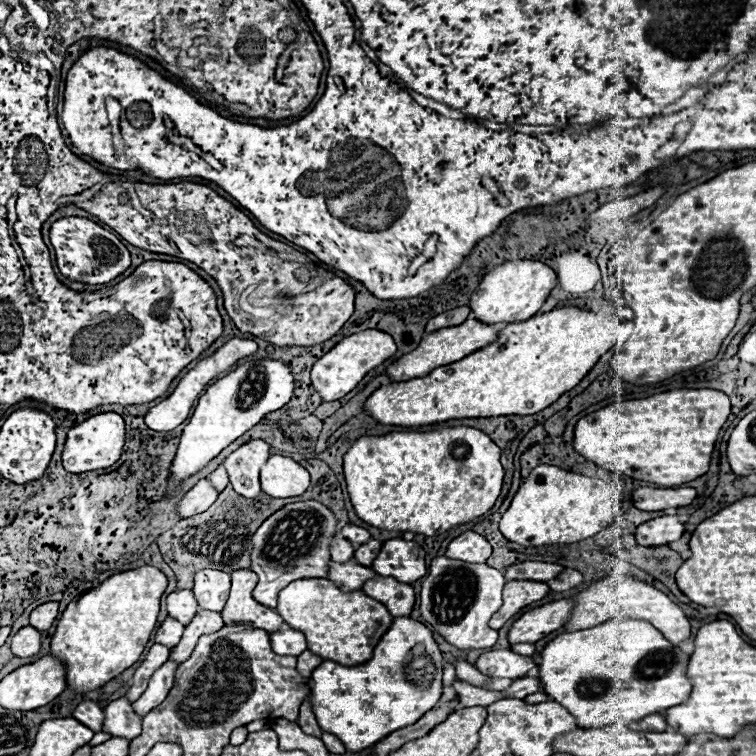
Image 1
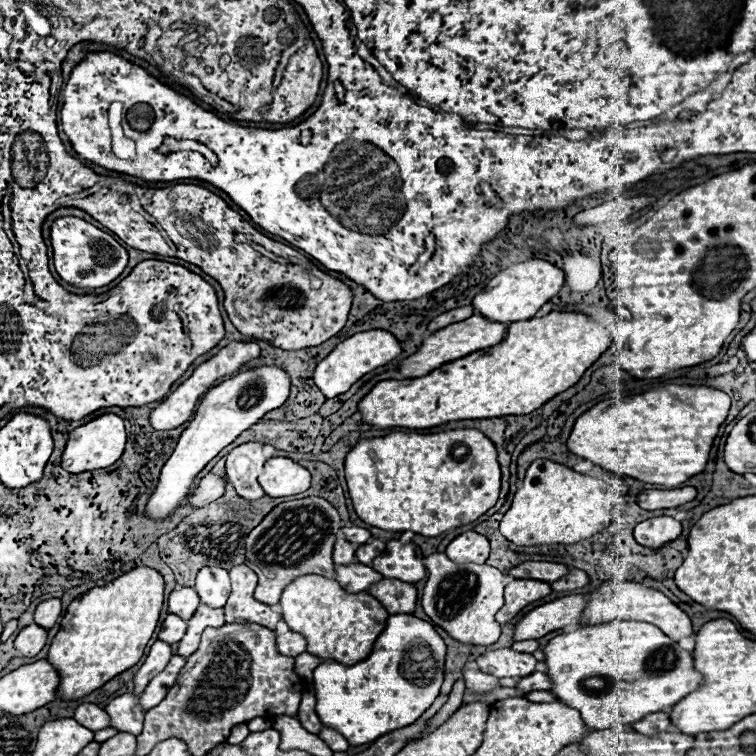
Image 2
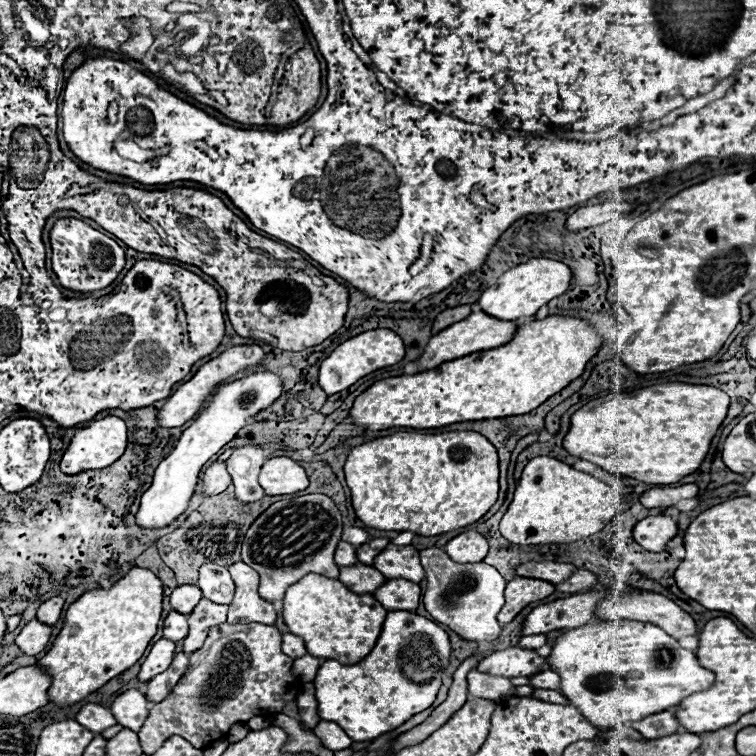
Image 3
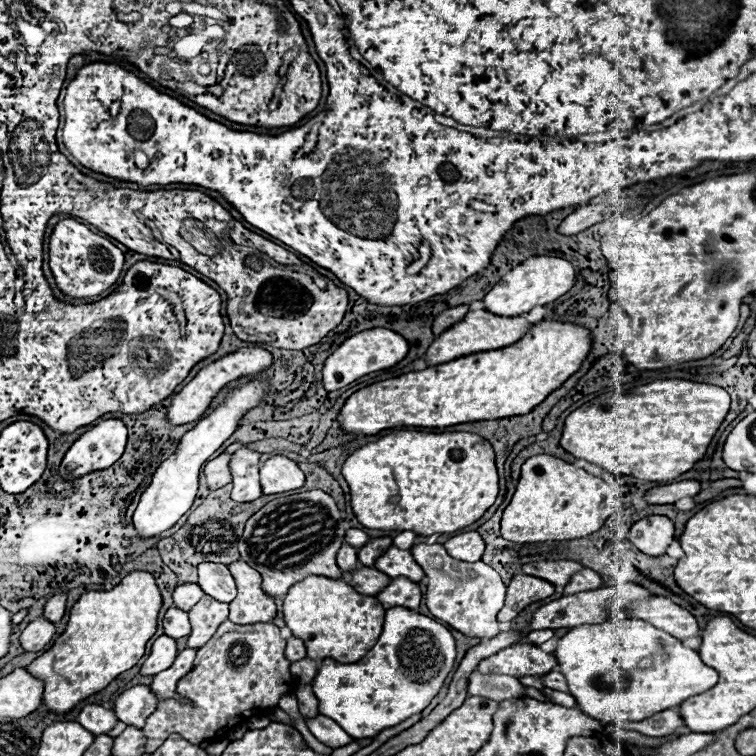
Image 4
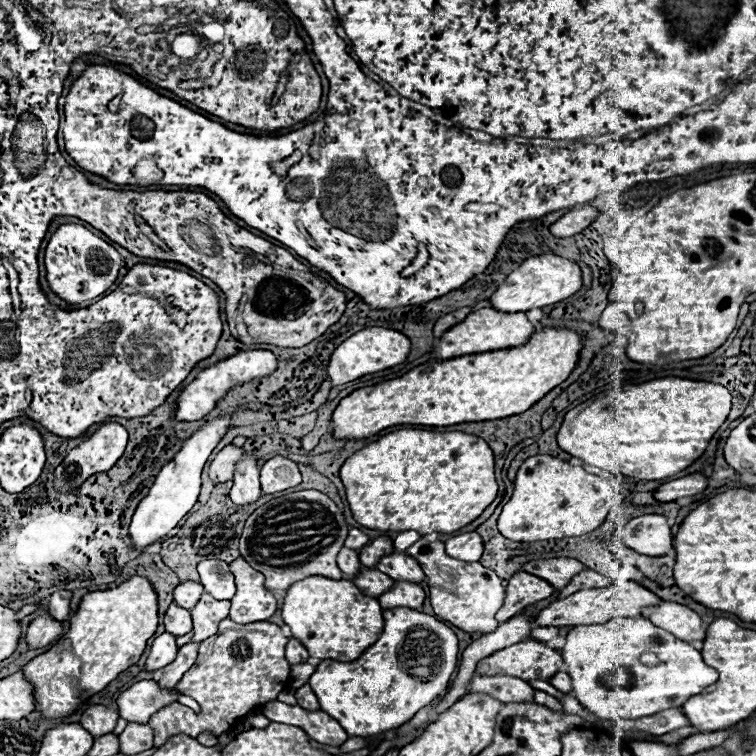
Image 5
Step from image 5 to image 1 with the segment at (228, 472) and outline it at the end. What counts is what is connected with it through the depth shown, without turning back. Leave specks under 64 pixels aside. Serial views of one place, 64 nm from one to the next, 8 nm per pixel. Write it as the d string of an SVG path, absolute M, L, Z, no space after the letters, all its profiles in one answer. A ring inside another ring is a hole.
M204 478L192 490L188 490L186 496L178 502L178 514L182 518L190 518L198 512L204 512L204 510L208 510L208 506L214 504L218 494L220 492L216 492L216 488Z

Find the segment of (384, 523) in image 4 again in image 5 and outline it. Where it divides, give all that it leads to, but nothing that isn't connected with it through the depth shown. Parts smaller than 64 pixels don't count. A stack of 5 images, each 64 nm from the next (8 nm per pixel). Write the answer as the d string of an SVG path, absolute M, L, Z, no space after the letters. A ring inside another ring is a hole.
M404 428L352 454L340 468L354 520L372 530L450 534L476 520L496 498L490 446L464 432Z

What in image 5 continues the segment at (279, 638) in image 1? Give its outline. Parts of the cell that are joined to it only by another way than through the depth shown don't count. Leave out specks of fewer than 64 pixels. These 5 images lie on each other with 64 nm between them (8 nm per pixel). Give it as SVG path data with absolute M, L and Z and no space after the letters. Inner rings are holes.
M290 638L290 642L286 644L286 660L290 664L300 664L300 662L306 662L310 656L308 656L308 650L296 642L294 638Z

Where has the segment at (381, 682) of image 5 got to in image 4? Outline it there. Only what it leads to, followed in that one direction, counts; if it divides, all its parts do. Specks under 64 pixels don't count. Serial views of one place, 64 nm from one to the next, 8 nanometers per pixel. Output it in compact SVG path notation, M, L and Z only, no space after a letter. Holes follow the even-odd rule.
M390 608L376 646L354 664L324 660L312 688L320 702L320 714L338 722L356 740L372 738L420 714L440 692L454 660L456 642L446 626L408 608Z

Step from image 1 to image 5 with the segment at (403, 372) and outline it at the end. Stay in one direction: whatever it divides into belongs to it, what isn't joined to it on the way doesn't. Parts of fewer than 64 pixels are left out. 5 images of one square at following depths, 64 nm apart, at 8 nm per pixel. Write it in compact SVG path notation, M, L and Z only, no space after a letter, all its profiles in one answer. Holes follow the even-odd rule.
M480 308L472 312L464 322L460 322L460 326L454 326L438 340L438 346L434 348L434 358L448 360L448 358L458 358L466 354L480 354L490 350L522 346L524 342L528 342L528 338L534 332L536 332L536 324L530 322L524 312L508 314L508 312L498 312L496 308Z

